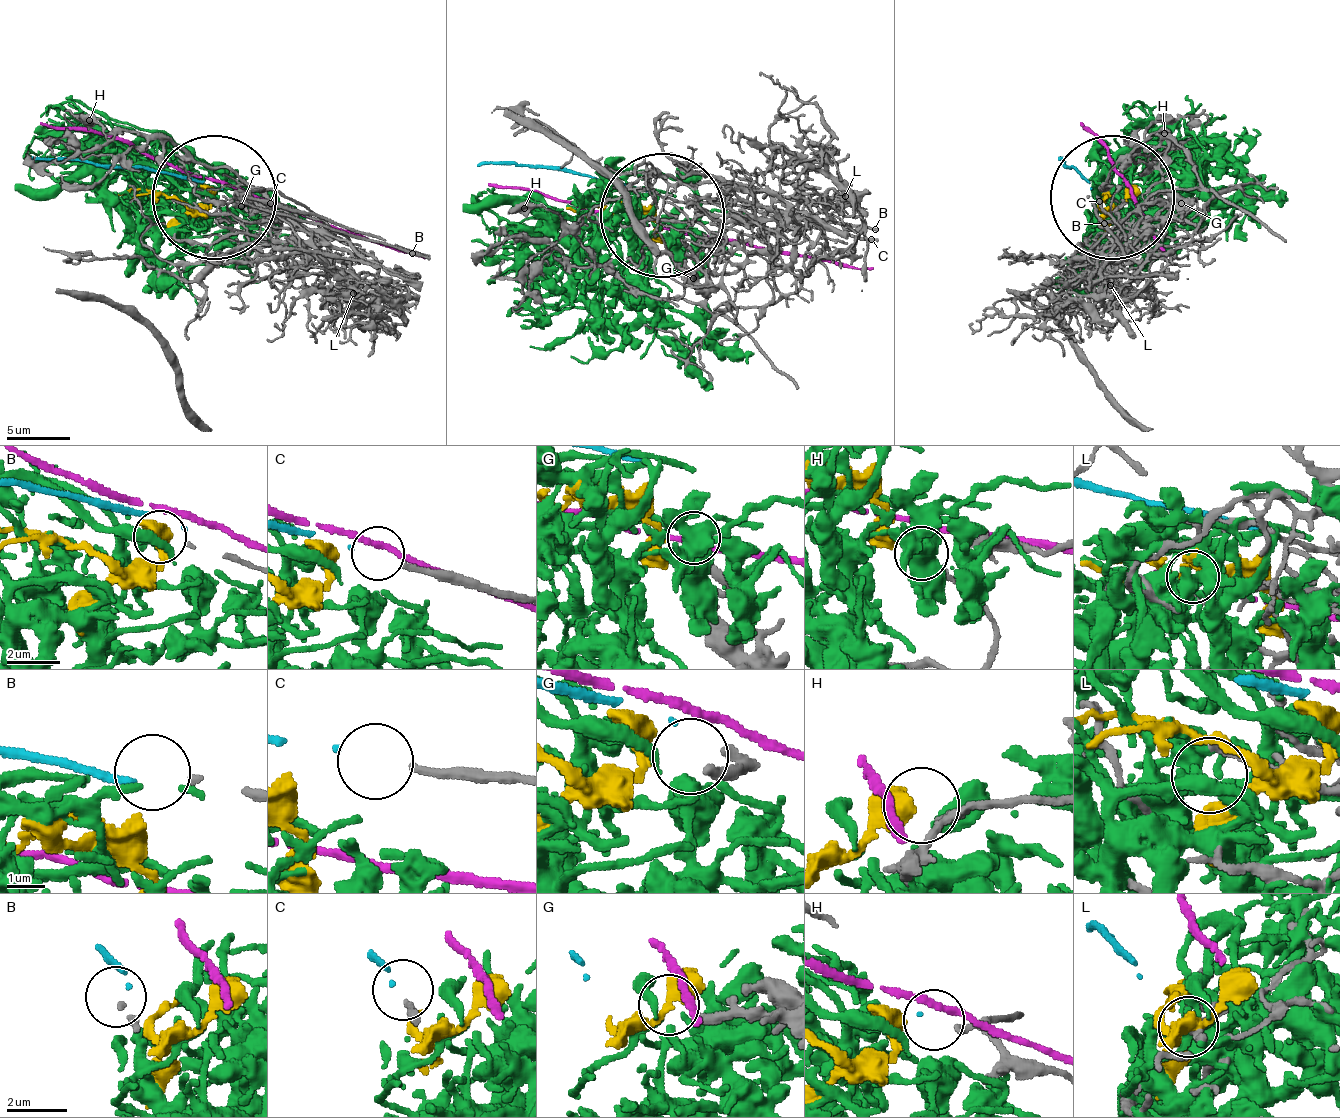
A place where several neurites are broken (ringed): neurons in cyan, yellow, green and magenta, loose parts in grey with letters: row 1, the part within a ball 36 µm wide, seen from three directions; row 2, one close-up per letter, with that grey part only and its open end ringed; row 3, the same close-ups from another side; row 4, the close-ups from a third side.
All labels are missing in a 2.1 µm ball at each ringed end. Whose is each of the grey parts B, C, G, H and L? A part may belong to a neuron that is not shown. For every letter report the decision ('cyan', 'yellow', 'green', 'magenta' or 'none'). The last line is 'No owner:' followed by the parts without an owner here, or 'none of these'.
B: none
C: cyan
G: green
H: yellow
L: none
No owner: B, L

